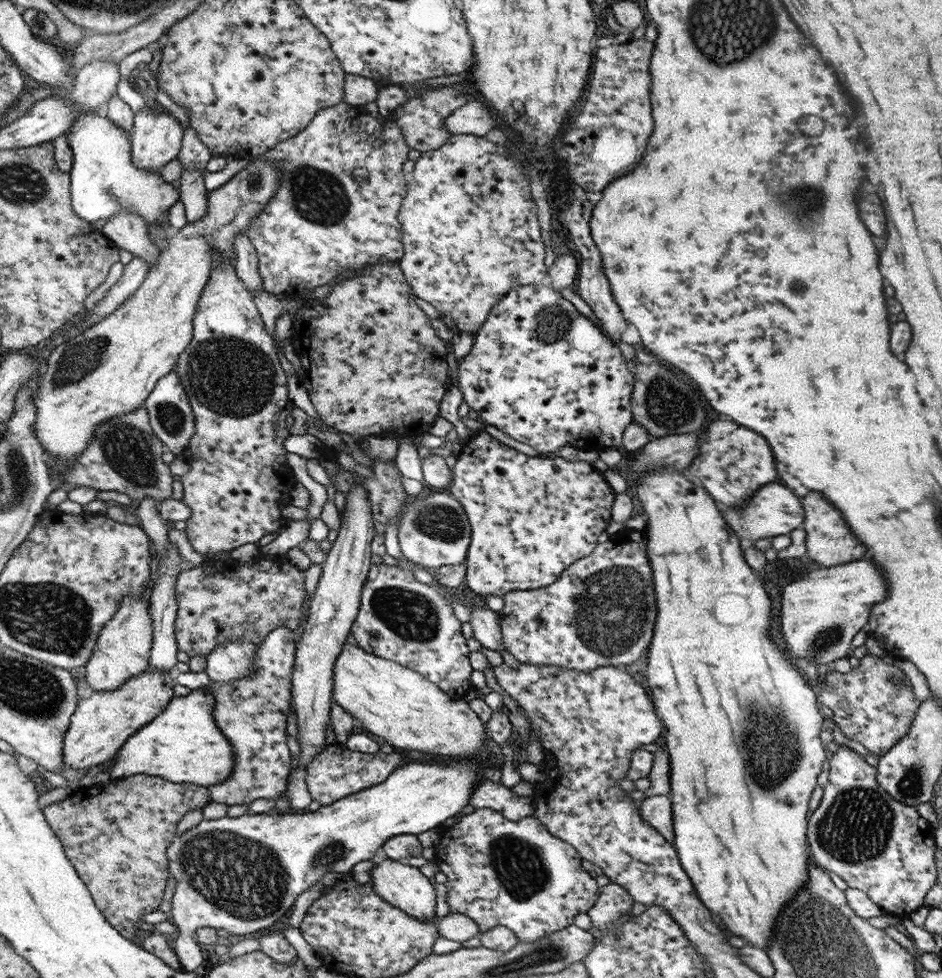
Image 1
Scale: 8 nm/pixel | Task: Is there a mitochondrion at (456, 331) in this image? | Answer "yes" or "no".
no

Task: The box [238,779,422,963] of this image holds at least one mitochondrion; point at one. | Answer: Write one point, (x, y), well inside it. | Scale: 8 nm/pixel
(335, 852)

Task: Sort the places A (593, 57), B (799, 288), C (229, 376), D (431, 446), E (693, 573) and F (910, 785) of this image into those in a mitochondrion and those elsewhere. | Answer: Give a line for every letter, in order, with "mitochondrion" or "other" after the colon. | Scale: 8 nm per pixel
A: other
B: mitochondrion
C: mitochondrion
D: other
E: other
F: mitochondrion

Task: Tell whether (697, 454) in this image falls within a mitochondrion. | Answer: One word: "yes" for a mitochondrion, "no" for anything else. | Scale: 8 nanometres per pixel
no

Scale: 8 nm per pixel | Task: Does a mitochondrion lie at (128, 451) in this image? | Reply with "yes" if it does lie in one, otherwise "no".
yes

